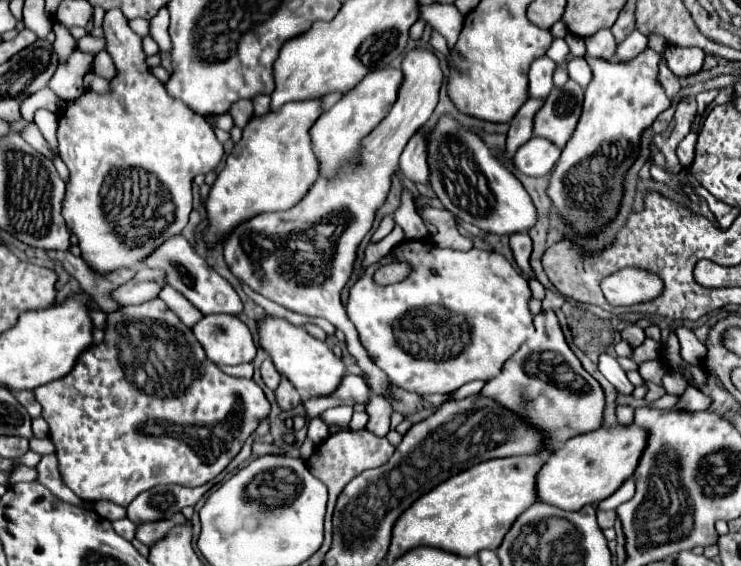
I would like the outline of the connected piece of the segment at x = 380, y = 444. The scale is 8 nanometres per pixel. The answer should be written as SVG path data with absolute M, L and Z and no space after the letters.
M367 429L361 431L349 431L345 435L331 435L327 437L315 451L313 455L307 459L307 469L321 479L327 489L329 489L329 503L327 503L327 513L331 515L337 503L339 493L345 489L345 485L355 479L359 473L363 473L365 469L373 469L373 467L381 467L391 455L393 455L395 447L385 439L385 437L377 437Z

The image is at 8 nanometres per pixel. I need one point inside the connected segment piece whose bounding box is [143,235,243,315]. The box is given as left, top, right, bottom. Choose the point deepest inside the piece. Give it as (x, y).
(187, 272)

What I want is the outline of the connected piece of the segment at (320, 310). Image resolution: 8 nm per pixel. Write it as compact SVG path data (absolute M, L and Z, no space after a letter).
M413 49L403 59L405 81L389 115L379 127L361 141L361 159L341 165L329 179L319 177L311 191L293 209L281 213L261 213L237 225L225 241L225 261L233 275L247 283L255 293L307 317L323 317L345 333L347 349L365 373L373 395L391 395L389 377L369 359L357 339L357 329L341 303L341 291L353 275L357 247L373 225L375 211L385 203L391 191L391 179L399 169L399 157L417 129L421 129L435 111L443 73L439 59L425 49Z

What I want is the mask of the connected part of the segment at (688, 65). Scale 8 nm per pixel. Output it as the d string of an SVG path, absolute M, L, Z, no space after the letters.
M667 47L665 49L665 61L677 77L697 73L703 65L703 57L705 53L697 47L691 47L691 49L689 47Z

